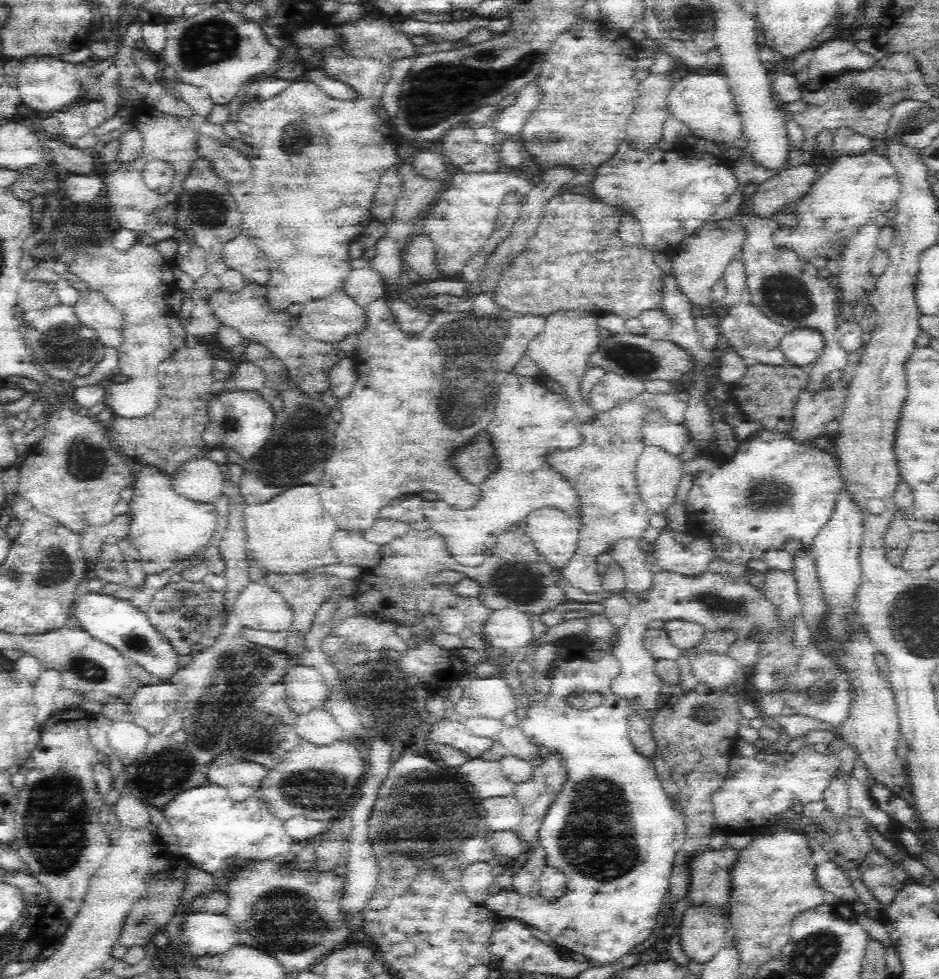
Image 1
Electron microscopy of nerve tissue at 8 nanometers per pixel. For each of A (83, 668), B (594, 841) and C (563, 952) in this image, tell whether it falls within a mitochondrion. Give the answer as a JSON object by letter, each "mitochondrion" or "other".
{"A":"mitochondrion","B":"mitochondrion","C":"other"}

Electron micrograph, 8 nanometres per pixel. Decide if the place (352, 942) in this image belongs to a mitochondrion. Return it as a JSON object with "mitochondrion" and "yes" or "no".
{"mitochondrion":"no"}

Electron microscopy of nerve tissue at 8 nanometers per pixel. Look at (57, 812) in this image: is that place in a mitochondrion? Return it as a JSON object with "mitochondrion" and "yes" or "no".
{"mitochondrion":"yes"}

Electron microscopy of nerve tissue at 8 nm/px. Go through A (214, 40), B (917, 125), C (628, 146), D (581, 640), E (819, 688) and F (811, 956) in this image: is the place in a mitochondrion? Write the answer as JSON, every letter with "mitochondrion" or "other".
{"A":"mitochondrion","B":"mitochondrion","C":"other","D":"other","E":"mitochondrion","F":"mitochondrion"}

